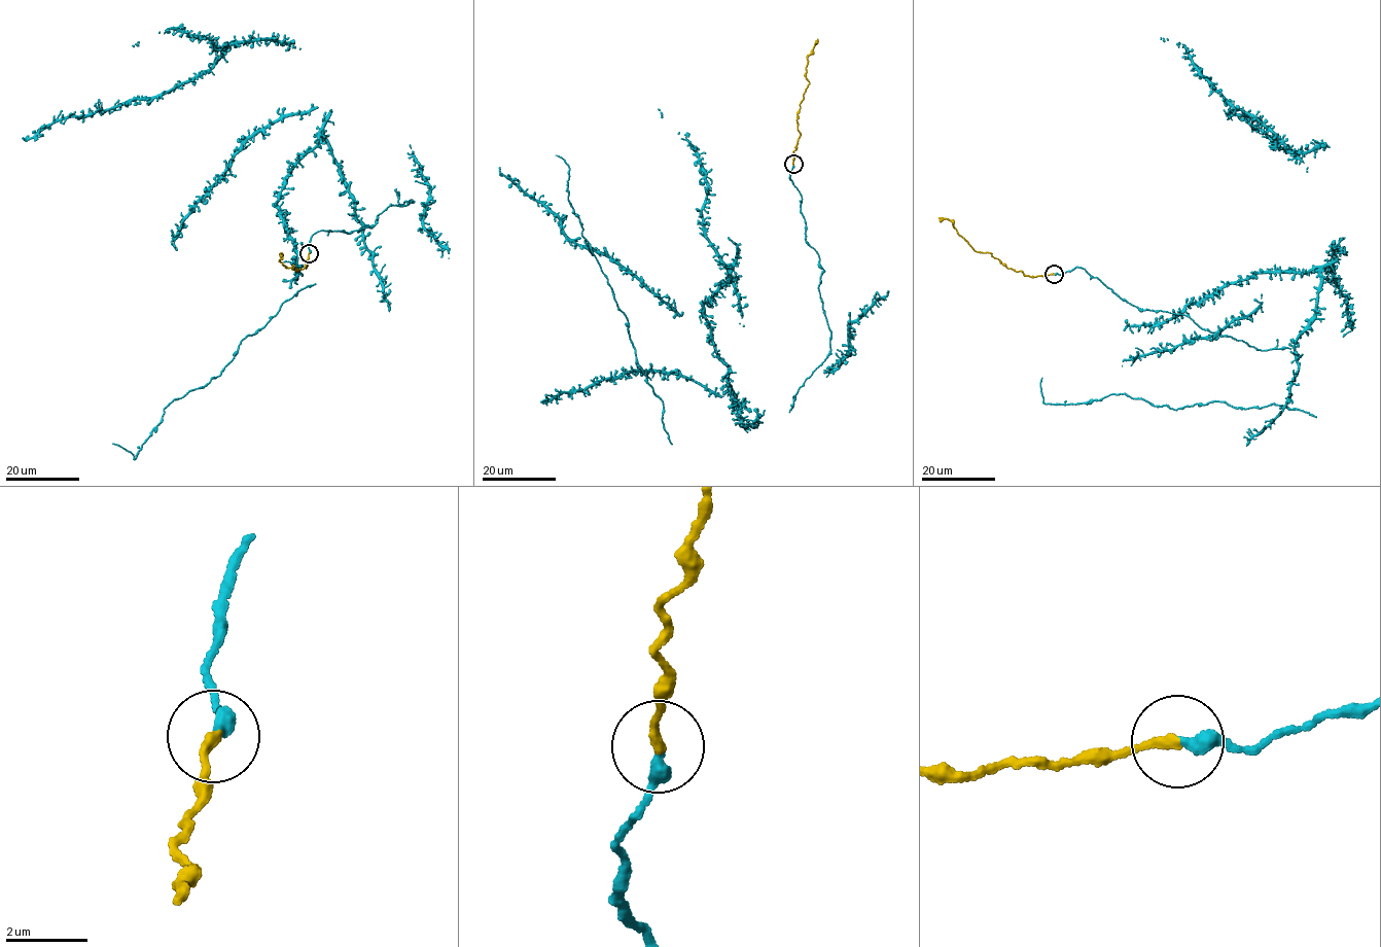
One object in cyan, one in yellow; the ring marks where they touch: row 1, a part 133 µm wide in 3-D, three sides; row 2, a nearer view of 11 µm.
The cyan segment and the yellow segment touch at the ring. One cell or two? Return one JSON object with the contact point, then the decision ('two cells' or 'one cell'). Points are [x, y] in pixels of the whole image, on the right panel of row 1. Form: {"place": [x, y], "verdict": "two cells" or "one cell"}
{"place": [1054, 274], "verdict": "one cell"}

